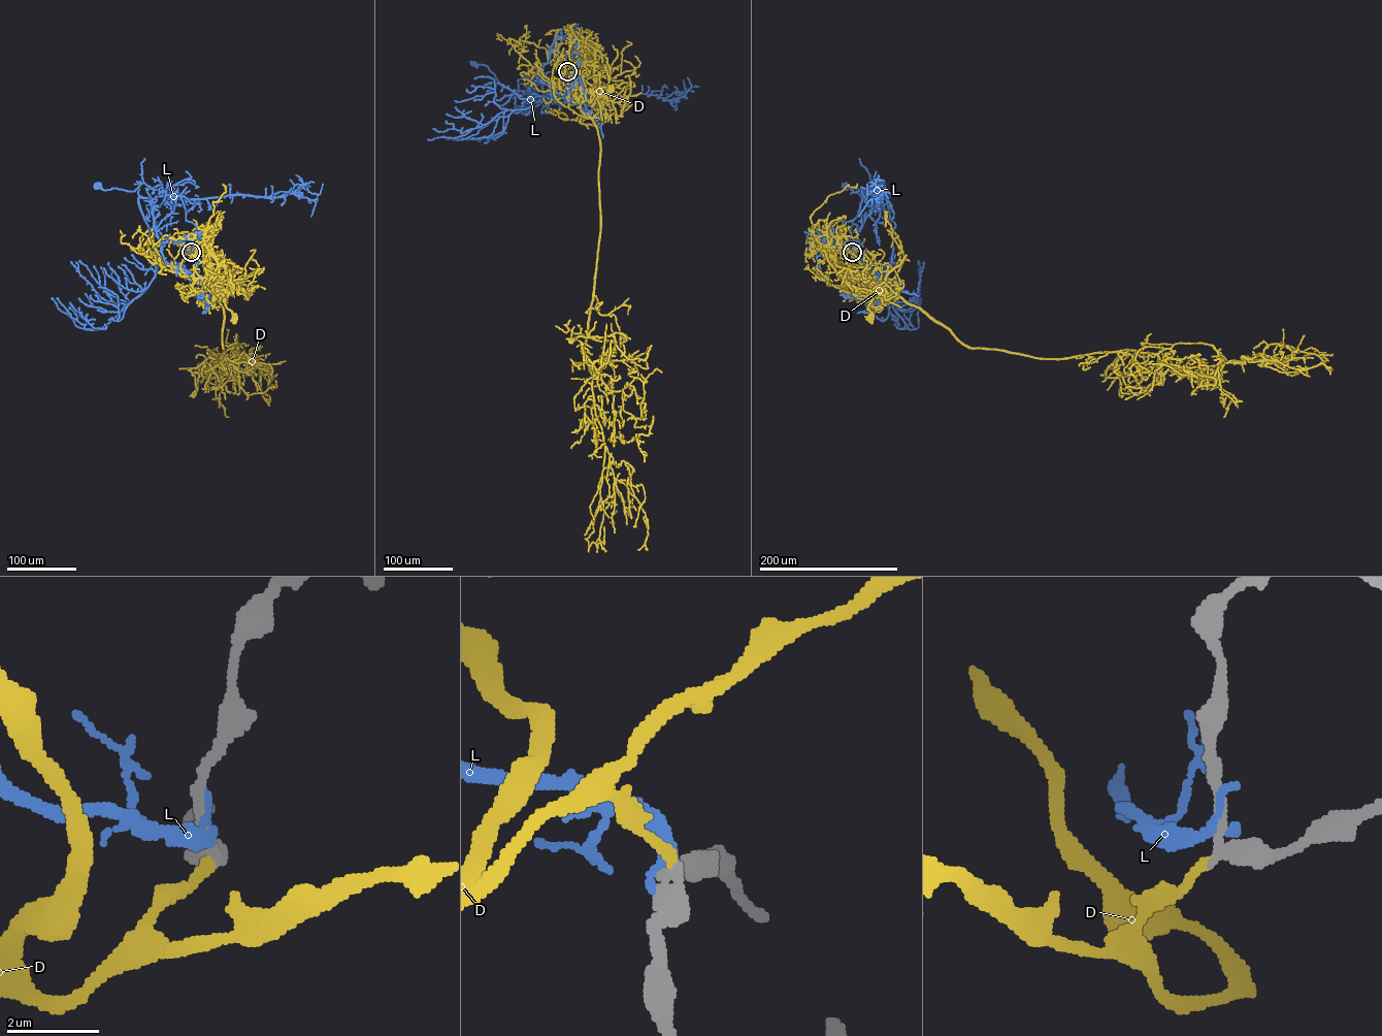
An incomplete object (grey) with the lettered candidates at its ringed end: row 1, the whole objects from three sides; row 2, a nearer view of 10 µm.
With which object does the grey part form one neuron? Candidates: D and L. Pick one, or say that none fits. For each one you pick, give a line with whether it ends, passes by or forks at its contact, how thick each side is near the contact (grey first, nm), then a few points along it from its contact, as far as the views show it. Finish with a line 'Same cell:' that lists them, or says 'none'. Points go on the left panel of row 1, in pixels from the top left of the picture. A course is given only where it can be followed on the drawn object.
D: it ends there; 320 nm thick on the grey side, 200 nm on the other; it runs (191, 252), (181, 264), (185, 276), (202, 286), (219, 286), (227, 291), (225, 305), (235, 317)
Same cell: D

